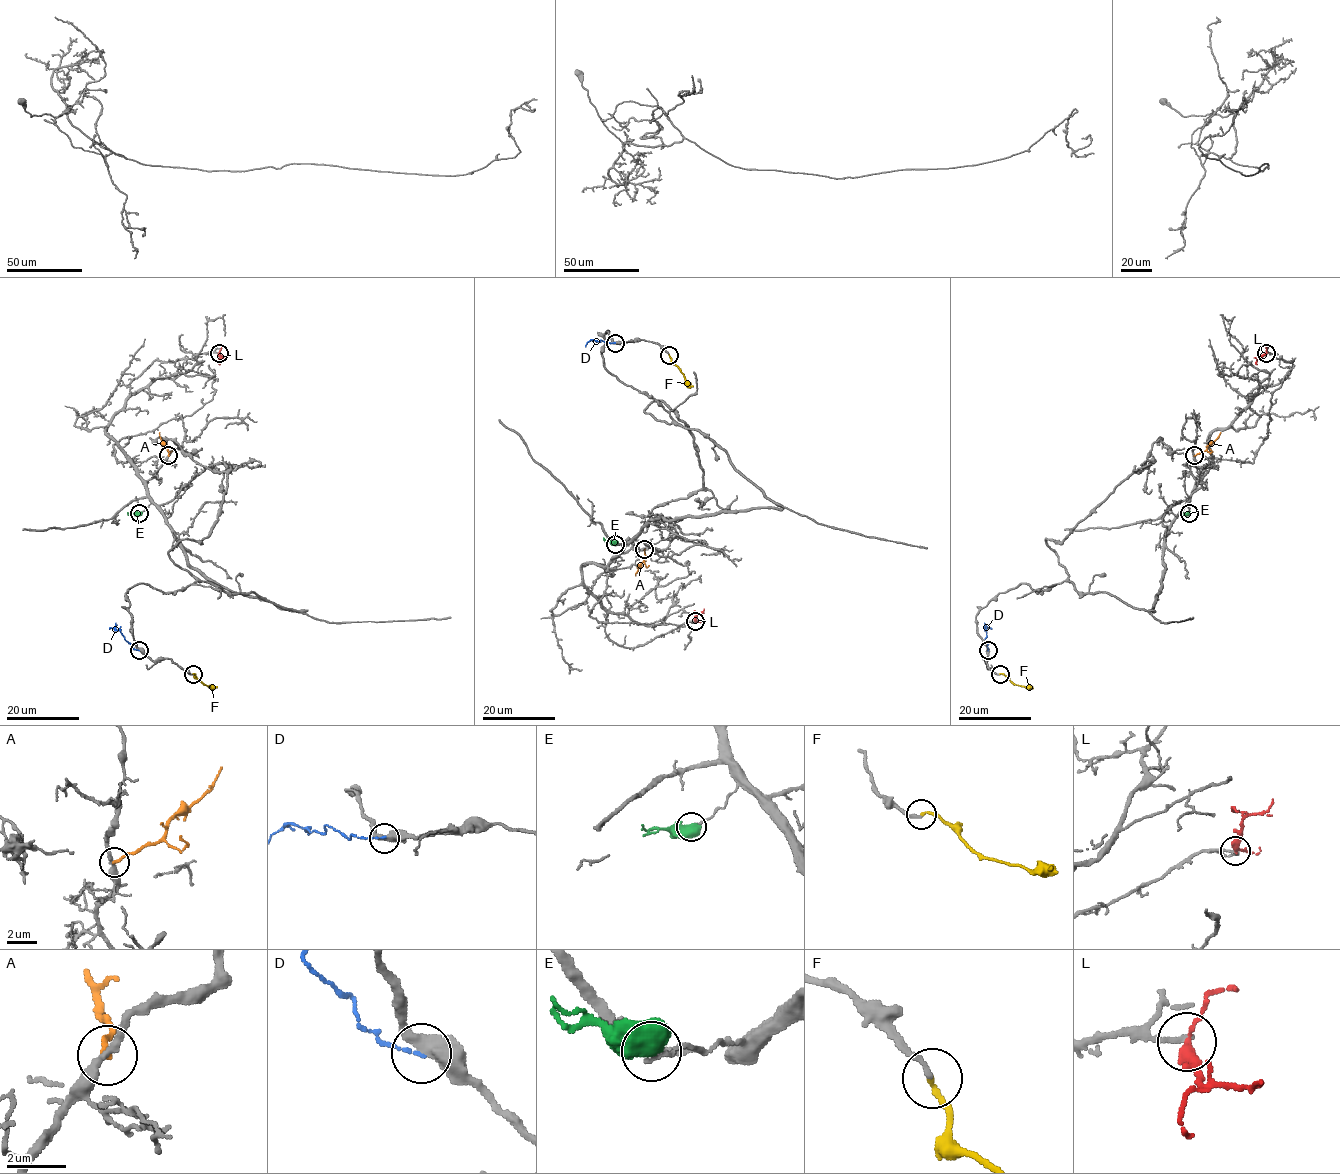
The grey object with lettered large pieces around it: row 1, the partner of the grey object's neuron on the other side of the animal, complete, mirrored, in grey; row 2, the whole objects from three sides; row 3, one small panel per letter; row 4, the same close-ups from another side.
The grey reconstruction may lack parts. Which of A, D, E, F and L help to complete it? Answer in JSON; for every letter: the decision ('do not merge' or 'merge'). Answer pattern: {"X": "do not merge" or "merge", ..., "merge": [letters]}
{"A": "do not merge", "D": "do not merge", "E": "do not merge", "F": "merge", "L": "do not merge", "merge": ["F"]}

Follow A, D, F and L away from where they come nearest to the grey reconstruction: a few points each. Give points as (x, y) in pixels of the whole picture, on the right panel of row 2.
A: (1194, 456), (1203, 451), (1221, 432)
D: (988, 650), (985, 630), (991, 629)
F: (999, 673), (1016, 684), (1031, 686)
L: (1266, 352), (1253, 358)

